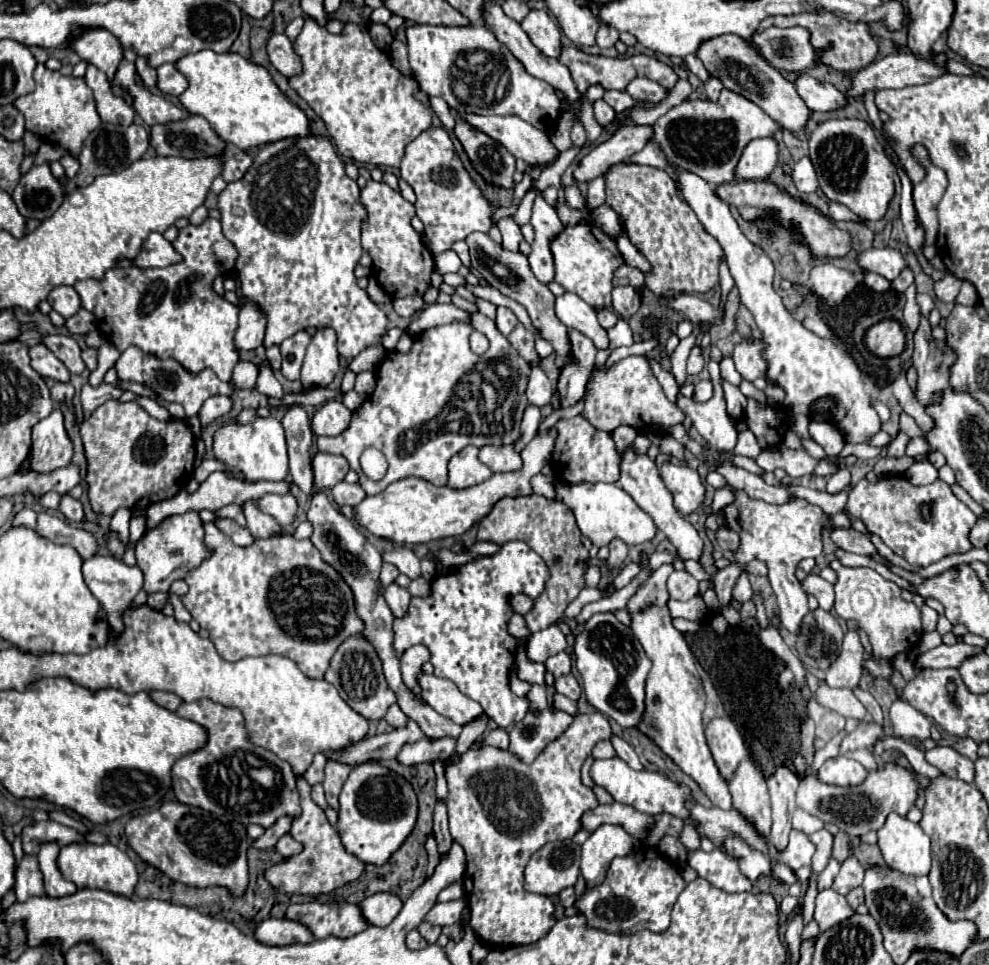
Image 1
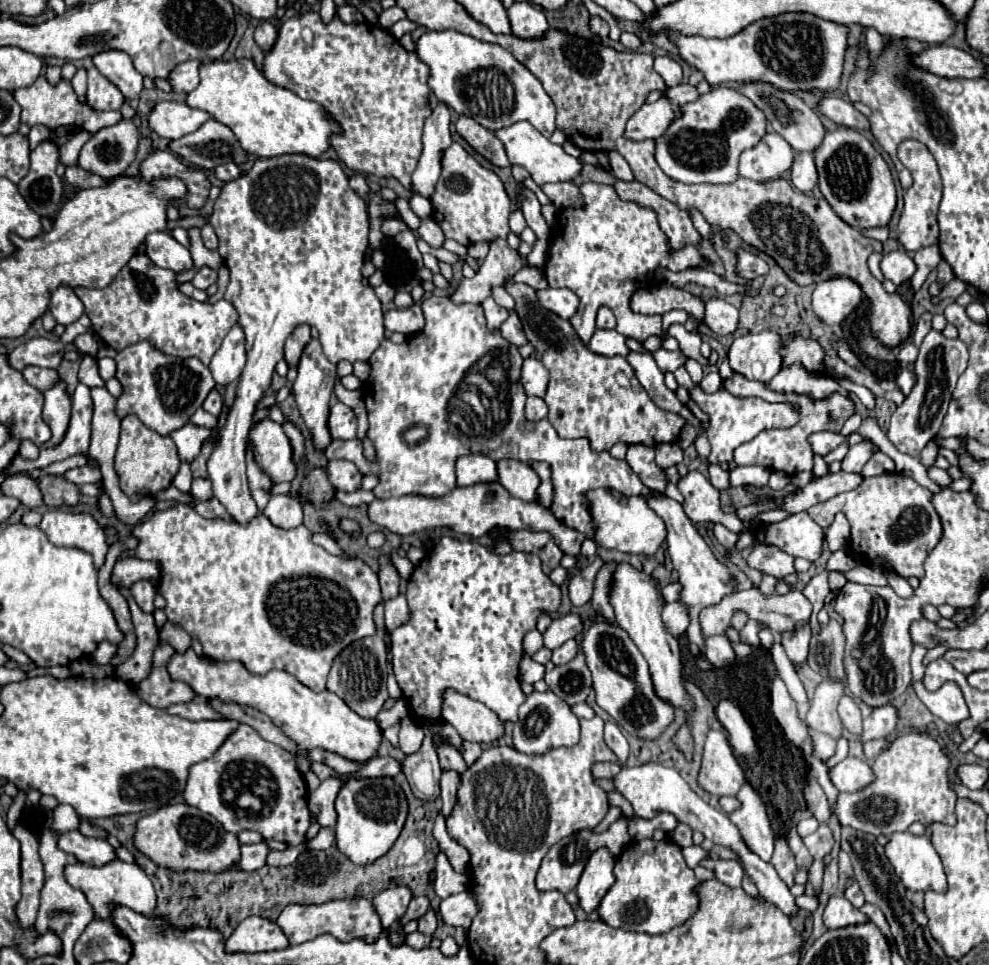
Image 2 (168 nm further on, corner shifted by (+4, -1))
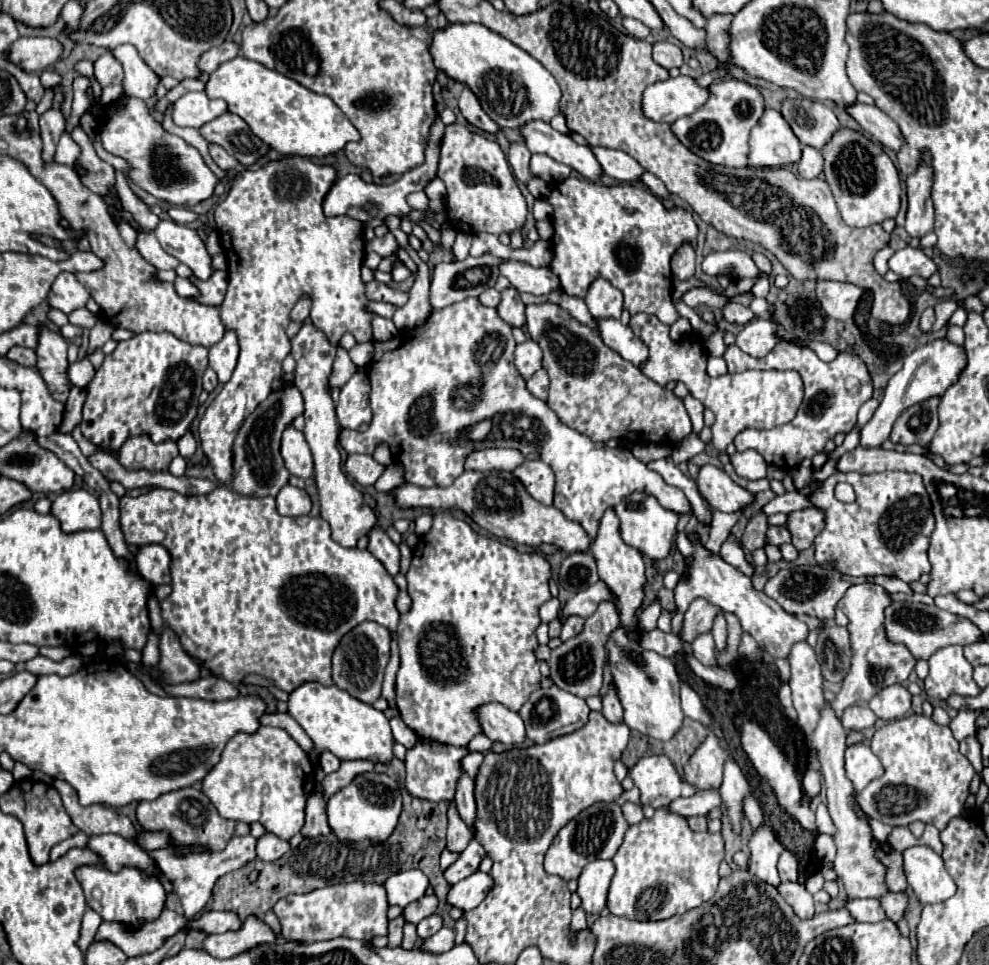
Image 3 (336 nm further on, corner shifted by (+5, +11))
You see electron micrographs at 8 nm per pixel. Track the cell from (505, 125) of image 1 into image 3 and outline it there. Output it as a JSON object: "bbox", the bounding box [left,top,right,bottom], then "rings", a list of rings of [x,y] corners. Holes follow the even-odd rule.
{"bbox":[520,120,604,180],"rings":[[[530,120],[520,126],[524,144],[532,154],[546,154],[556,162],[562,162],[588,180],[598,180],[604,172],[592,154],[590,146],[576,144],[568,134],[560,134],[542,120]]]}

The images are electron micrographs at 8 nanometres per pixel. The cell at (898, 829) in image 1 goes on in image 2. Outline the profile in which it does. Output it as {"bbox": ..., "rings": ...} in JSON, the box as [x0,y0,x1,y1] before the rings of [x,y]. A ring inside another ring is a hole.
{"bbox":[885,832,947,892],"rings":[[[897,832],[889,838],[889,844],[885,846],[885,854],[889,858],[889,862],[895,868],[895,874],[899,876],[899,880],[903,882],[905,888],[913,890],[913,892],[947,892],[947,876],[943,870],[943,864],[939,860],[939,854],[935,852],[933,844],[925,838],[925,836],[913,836],[909,832]]]}

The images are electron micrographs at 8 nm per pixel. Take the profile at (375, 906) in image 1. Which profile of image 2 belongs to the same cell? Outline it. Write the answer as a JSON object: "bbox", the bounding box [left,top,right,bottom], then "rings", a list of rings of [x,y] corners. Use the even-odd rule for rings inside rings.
{"bbox":[373,886,413,928],"rings":[[[395,886],[395,888],[383,890],[379,896],[375,896],[373,904],[381,916],[383,928],[389,928],[399,922],[399,918],[407,910],[411,898],[413,898],[413,892],[407,886]]]}

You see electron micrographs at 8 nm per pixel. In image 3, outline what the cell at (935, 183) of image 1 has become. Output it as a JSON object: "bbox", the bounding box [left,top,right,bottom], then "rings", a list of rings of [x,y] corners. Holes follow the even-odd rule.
{"bbox":[906,162,934,238],"rings":[[[920,162],[918,170],[908,176],[908,212],[906,212],[906,232],[914,238],[922,238],[934,228],[934,204],[932,204],[932,176],[934,170],[930,162]]]}

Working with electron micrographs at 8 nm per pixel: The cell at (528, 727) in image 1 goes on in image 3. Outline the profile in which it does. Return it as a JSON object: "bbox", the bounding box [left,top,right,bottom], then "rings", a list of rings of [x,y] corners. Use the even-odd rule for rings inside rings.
{"bbox":[518,686,590,744],"rings":[[[550,686],[550,688],[538,688],[530,694],[530,698],[526,700],[526,704],[518,710],[524,726],[526,726],[526,736],[534,742],[534,744],[544,744],[546,740],[570,734],[578,728],[582,728],[588,720],[588,712],[590,708],[586,706],[586,702],[566,690],[560,690],[558,686]]]}

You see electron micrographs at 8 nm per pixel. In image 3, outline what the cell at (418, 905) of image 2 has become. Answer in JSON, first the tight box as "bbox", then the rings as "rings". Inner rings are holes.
{"bbox":[388,914,404,946],"rings":[[[402,914],[394,920],[390,920],[390,924],[388,924],[388,944],[390,946],[398,946],[402,942],[402,926],[404,926]]]}

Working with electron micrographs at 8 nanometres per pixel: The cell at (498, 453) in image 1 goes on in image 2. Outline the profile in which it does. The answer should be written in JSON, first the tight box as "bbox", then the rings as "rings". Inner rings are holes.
{"bbox":[497,460,541,502],"rings":[[[499,460],[497,466],[499,466],[499,482],[515,498],[537,502],[537,488],[541,480],[529,464],[523,464],[519,460]]]}

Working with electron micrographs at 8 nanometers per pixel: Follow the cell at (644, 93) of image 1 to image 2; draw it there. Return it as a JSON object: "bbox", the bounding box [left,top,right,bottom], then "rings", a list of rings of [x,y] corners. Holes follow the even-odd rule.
{"bbox":[665,84,699,104],"rings":[[[679,84],[675,88],[669,88],[669,92],[665,94],[667,98],[671,98],[675,104],[687,104],[687,102],[693,102],[699,98],[699,92],[695,86],[691,84]]]}

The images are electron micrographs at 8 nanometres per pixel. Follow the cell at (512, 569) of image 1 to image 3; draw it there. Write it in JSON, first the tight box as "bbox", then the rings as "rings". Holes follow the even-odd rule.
{"bbox":[396,512,552,746],"rings":[[[436,512],[430,532],[420,536],[420,540],[414,548],[414,558],[412,558],[410,570],[406,574],[406,580],[408,580],[408,594],[412,598],[412,608],[406,614],[400,614],[400,624],[398,624],[400,670],[398,670],[398,676],[396,676],[396,706],[398,706],[400,716],[406,722],[406,726],[412,728],[414,732],[418,732],[418,736],[422,736],[426,740],[438,740],[442,744],[466,746],[472,740],[474,734],[482,732],[478,728],[478,722],[474,720],[474,714],[472,714],[472,710],[478,704],[500,702],[506,708],[510,708],[512,712],[518,712],[518,708],[526,702],[526,696],[530,696],[530,692],[534,692],[534,688],[540,688],[542,676],[540,676],[540,670],[538,670],[538,660],[534,656],[534,648],[538,646],[536,636],[534,636],[534,628],[540,624],[540,616],[538,616],[540,606],[552,598],[550,588],[548,588],[550,564],[538,552],[518,552],[516,548],[506,546],[506,544],[498,542],[496,538],[474,532],[470,528],[470,524],[456,520],[454,516],[450,516],[450,512]]]}

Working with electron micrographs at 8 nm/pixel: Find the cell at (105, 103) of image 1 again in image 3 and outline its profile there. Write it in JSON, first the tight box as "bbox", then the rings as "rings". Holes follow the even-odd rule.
{"bbox":[94,52,124,88],"rings":[[[112,52],[102,54],[94,62],[94,78],[100,82],[102,88],[112,86],[112,84],[122,84],[124,72],[122,72],[122,66],[118,64],[118,60],[114,60]]]}

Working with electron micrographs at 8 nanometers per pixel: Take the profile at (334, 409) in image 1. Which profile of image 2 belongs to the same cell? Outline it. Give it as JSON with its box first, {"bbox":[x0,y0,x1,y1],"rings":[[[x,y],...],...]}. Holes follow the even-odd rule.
{"bbox":[329,402,357,440],"rings":[[[337,402],[331,408],[329,432],[331,432],[333,438],[341,438],[341,440],[355,438],[355,432],[357,432],[357,414],[353,412],[353,408]]]}

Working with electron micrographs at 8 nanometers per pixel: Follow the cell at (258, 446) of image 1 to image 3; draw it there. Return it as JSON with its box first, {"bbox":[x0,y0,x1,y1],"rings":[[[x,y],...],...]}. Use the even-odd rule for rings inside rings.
{"bbox":[280,424,314,478],"rings":[[[288,424],[282,434],[280,454],[282,454],[284,464],[290,474],[300,476],[300,478],[310,478],[314,474],[312,454],[304,440],[304,434],[300,430],[296,430],[292,424]]]}

